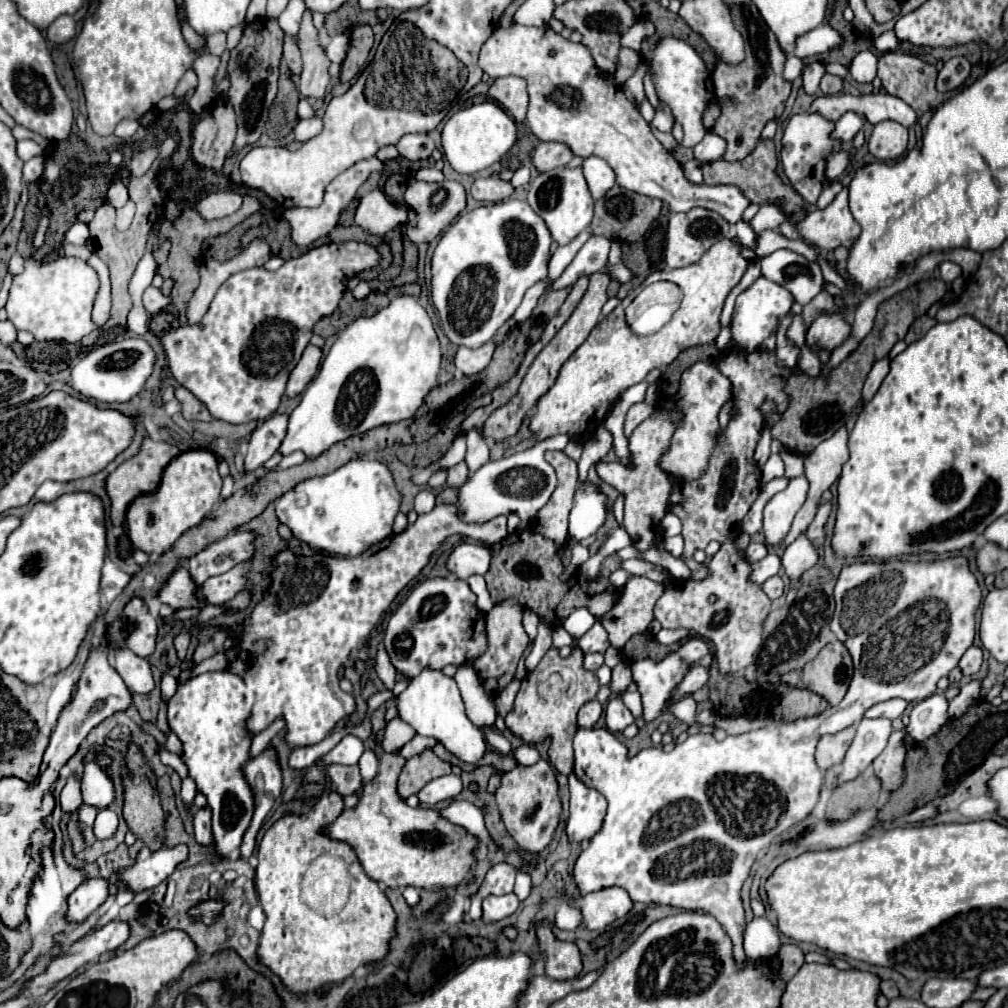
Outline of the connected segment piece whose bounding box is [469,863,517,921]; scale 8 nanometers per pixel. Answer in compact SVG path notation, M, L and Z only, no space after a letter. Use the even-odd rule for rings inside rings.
M499 863L493 865L487 875L485 881L481 883L479 891L473 895L471 899L471 909L469 909L469 919L479 921L481 919L481 901L489 895L505 895L513 891L513 883L515 883L515 873L517 869L509 863Z

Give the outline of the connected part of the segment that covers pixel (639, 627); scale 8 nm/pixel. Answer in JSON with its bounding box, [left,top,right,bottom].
[601,577,667,651]

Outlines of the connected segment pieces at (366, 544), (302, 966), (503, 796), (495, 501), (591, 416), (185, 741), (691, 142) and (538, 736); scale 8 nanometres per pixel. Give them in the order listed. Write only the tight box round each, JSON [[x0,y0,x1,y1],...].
[[275,459,401,557],[255,791,397,993],[495,761,561,853],[457,443,557,523],[529,237,749,443],[167,671,255,857],[651,41,713,147],[505,649,599,775]]

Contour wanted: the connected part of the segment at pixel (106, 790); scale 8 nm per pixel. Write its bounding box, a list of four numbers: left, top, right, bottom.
[81,759,113,806]

